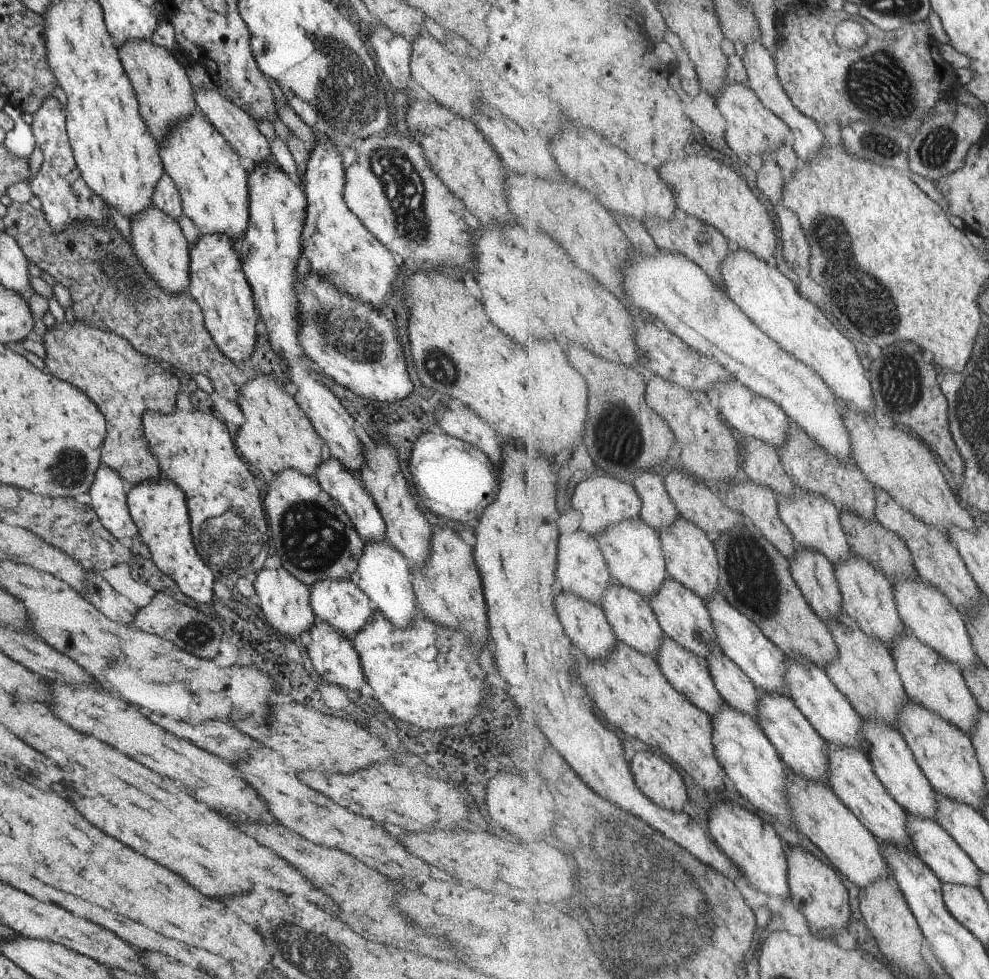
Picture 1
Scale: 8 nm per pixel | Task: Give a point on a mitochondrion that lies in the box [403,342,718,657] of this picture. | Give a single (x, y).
(440, 364)

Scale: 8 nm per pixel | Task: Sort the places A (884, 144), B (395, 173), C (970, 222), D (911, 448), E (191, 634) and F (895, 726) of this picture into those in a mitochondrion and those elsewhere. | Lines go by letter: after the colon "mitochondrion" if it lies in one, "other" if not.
A: mitochondrion
B: mitochondrion
C: other
D: other
E: mitochondrion
F: other

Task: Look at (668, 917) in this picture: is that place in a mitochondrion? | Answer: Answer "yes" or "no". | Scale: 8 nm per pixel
yes

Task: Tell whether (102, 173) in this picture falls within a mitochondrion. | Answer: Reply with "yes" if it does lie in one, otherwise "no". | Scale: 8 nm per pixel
no

